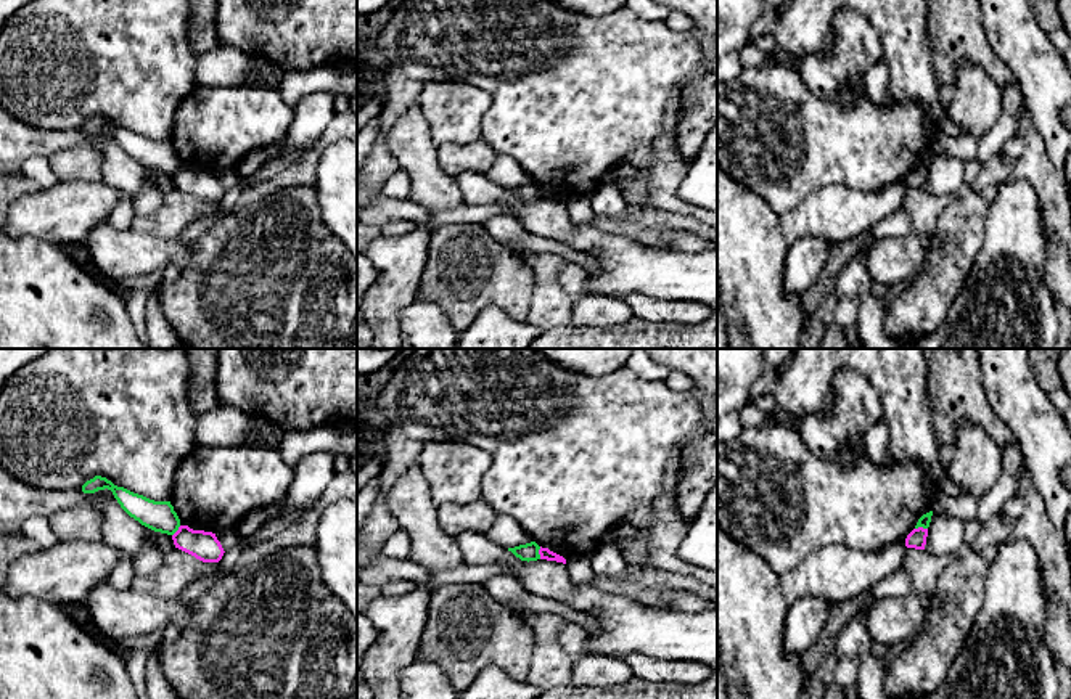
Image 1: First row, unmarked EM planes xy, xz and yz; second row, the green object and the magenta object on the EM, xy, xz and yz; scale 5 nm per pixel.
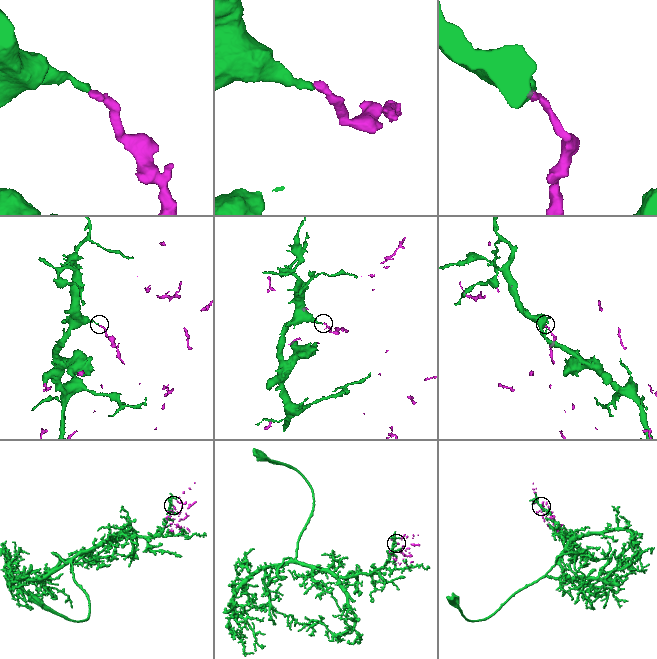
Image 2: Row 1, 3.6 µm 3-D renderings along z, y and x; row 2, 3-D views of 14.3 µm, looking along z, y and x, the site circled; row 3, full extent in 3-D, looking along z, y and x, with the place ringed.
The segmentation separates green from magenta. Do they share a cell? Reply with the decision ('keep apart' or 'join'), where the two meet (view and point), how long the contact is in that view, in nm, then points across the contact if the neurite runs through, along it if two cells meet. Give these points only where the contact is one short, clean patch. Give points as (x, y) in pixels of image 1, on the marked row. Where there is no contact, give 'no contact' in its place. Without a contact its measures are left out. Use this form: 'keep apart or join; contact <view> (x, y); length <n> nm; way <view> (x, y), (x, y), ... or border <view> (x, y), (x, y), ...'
keep apart; contact xz (537, 553); length 60 nm; border xz (541, 547), (539, 558)

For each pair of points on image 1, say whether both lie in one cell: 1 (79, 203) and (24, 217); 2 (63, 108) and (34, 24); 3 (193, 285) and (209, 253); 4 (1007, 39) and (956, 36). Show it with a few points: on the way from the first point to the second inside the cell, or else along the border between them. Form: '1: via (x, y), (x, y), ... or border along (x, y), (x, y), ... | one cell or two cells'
1: via (66, 212), (37, 214) | one cell
2: via (60, 87), (58, 49), (55, 45) | one cell
3: via (200, 277), (200, 272), (209, 261) | one cell
4: border along (981, 16), (993, 52), (1009, 68) | two cells

